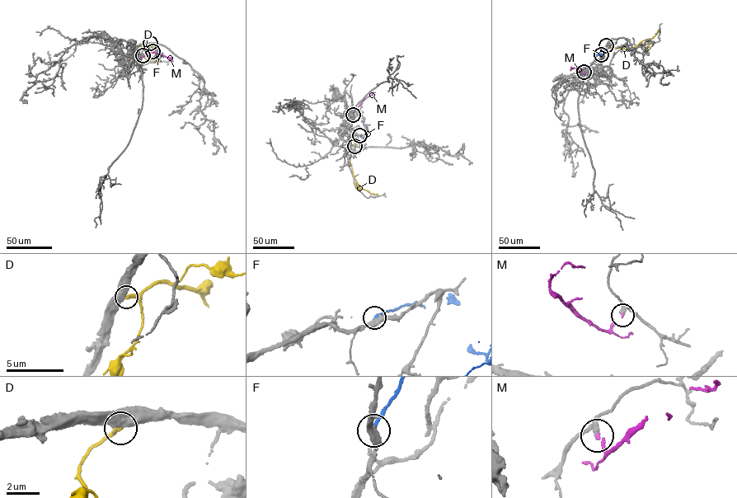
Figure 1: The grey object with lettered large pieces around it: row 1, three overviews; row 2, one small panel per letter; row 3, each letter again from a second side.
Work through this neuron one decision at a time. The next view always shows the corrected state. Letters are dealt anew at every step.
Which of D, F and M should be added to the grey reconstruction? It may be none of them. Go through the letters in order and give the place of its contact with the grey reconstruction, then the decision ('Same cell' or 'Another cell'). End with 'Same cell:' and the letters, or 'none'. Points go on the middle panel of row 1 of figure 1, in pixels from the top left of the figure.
D: Touches grey at (354, 146). Another cell
F: Touches grey at (359, 135). Another cell
M: Touches grey at (353, 115). Same cell
Same cell: M

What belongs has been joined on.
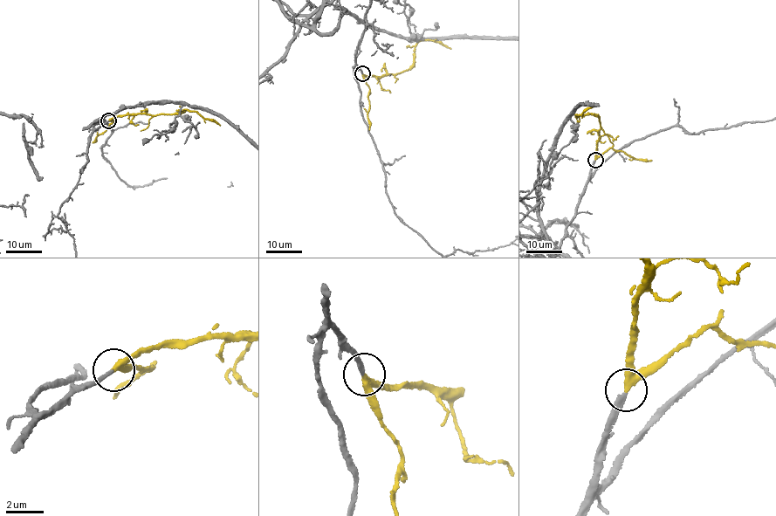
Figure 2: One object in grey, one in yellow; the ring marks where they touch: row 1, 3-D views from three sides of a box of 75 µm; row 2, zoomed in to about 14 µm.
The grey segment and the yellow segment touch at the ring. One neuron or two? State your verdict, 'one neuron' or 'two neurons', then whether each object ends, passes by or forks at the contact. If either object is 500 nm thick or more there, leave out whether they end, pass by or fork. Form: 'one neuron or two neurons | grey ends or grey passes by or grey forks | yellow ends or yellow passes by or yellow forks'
one neuron | grey ends | yellow passes by

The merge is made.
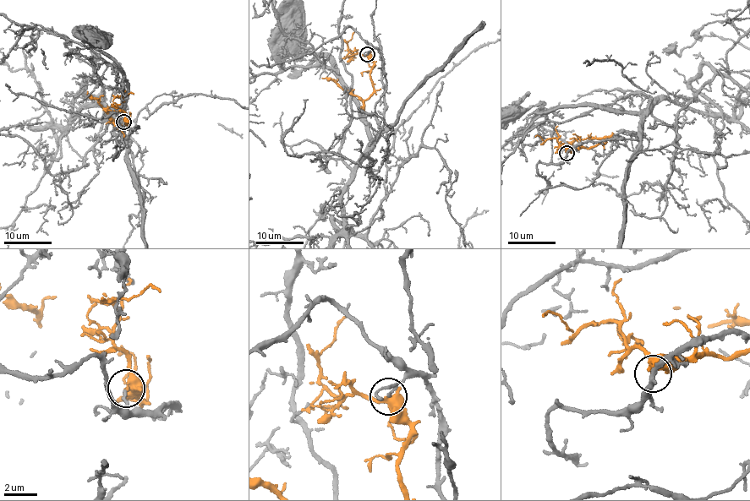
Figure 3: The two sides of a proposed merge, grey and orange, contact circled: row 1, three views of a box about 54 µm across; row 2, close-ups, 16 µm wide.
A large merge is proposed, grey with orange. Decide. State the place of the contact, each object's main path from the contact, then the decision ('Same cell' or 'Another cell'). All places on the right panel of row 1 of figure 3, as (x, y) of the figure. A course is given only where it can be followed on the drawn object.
Place: (566, 153). Course of grey: (566, 154), (566, 159), (590, 140), (634, 139), (641, 117), (593, 105), (522, 120). Course of orange: (566, 153), (577, 149), (589, 149), (605, 139), (588, 138), (570, 144), (566, 141). Another cell

